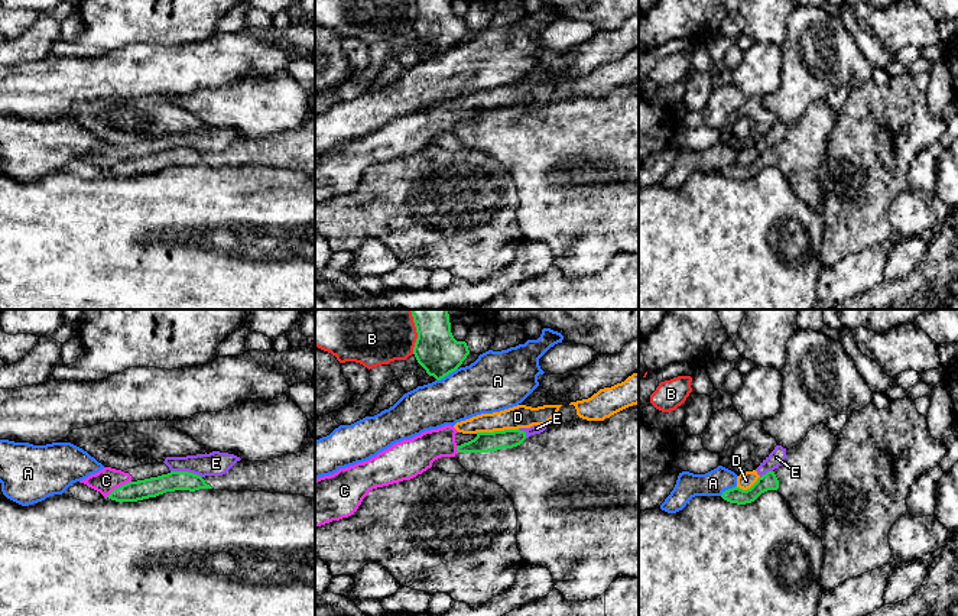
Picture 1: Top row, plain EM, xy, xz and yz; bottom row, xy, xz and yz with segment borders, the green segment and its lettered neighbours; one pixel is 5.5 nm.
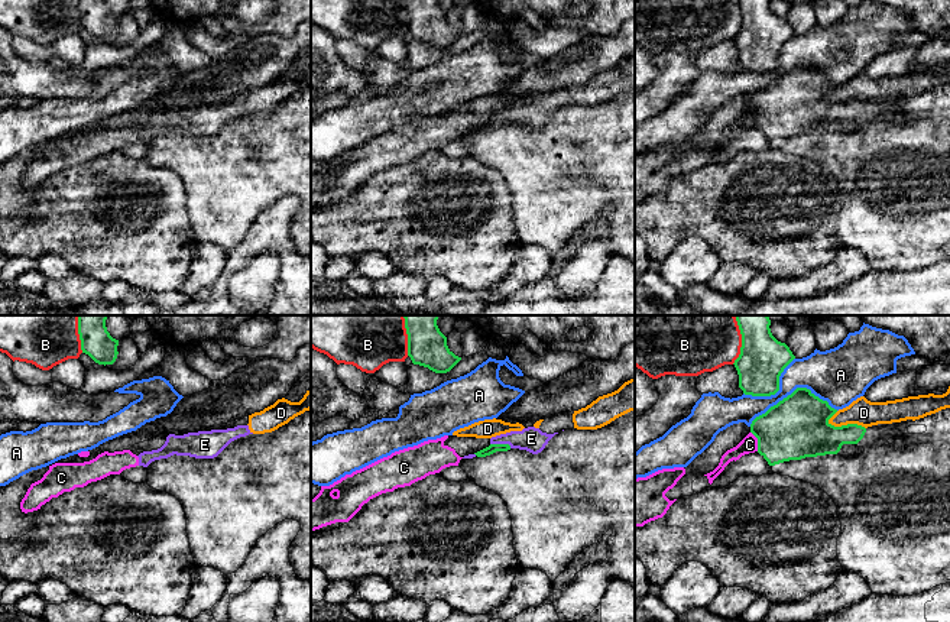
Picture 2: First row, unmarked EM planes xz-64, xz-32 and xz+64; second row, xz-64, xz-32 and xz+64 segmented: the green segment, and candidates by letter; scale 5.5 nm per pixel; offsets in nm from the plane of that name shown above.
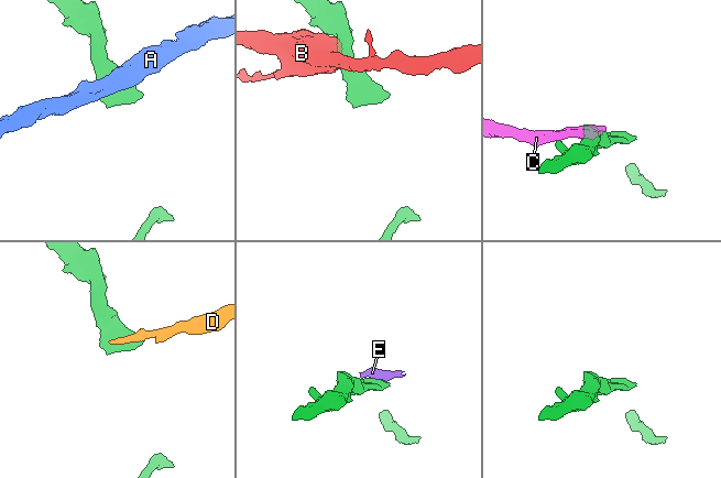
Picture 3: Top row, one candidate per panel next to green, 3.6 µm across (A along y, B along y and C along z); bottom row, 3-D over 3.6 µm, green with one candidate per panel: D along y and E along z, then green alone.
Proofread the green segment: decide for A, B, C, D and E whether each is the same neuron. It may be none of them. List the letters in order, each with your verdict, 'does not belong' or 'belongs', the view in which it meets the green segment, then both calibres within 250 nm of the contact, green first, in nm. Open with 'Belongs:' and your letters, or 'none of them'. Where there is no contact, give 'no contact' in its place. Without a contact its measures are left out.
Belongs: none of them
A: does not belong; contact in xz; calibres 240 and 300 nm
B: does not belong; contact in xz; calibres 240 and 240 nm
C: does not belong; contact in xy; calibres 110 and 140 nm
D: does not belong; contact in xz; calibres 110 and 130 nm
E: does not belong; contact in xy; calibres 110 and 140 nm

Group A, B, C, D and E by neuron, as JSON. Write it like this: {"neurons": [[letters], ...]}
{"neurons": [["A"], ["B"], ["C", "D", "E"]]}

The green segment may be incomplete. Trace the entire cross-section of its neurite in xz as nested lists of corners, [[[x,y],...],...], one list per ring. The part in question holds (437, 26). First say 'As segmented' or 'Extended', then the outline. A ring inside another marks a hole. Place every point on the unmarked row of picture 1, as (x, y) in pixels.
As segmented. [[[415,0],[418,14],[413,30],[436,56],[455,48],[470,30],[465,17],[457,17],[451,0]]]

